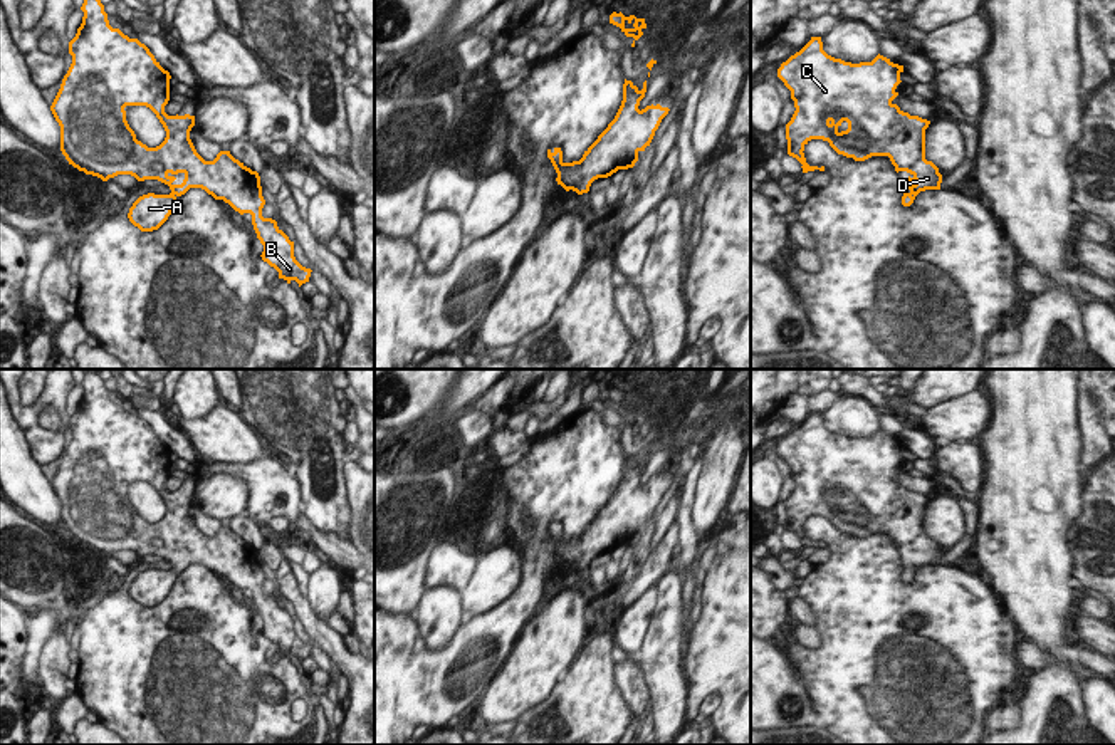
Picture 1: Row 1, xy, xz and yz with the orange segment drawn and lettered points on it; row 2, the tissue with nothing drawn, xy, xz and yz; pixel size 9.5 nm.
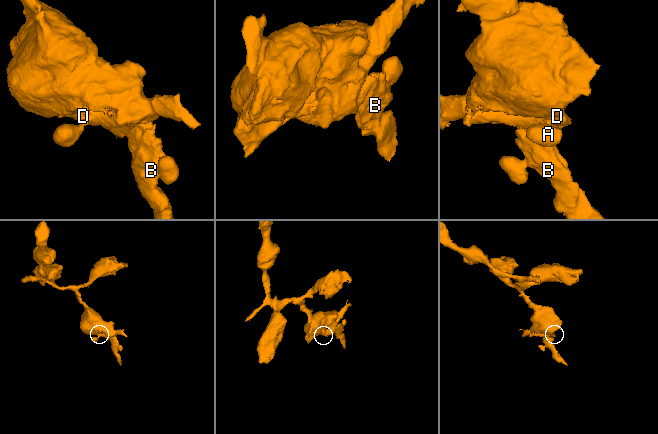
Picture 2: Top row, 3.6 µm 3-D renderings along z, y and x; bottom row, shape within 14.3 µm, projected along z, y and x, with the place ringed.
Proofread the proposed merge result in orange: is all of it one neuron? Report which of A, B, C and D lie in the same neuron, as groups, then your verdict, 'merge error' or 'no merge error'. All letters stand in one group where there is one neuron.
A B C D | no merge error

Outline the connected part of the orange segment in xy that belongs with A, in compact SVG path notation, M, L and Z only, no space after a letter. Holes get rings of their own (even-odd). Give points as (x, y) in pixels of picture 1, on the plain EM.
M87 371L81 386L84 388L82 399L69 418L72 440L50 482L60 502L60 527L69 540L102 557L118 550L131 550L138 557L158 555L168 560L170 570L148 569L139 572L129 584L128 594L141 607L158 606L175 586L178 572L190 564L202 564L215 576L228 579L240 591L252 591L254 606L264 621L260 633L279 648L279 654L287 659L296 656L299 663L309 658L312 646L296 636L294 617L277 602L275 596L262 592L265 576L259 549L235 535L230 527L220 527L213 537L205 537L190 515L195 492L168 492L165 488L170 477L170 448L160 441L144 419L109 401L99 372ZM126 482L146 482L156 490L166 507L166 513L160 522L148 524L136 515L126 497Z

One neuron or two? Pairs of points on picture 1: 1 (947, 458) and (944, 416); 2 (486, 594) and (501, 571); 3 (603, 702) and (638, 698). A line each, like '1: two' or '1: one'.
1: two
2: one
3: two

